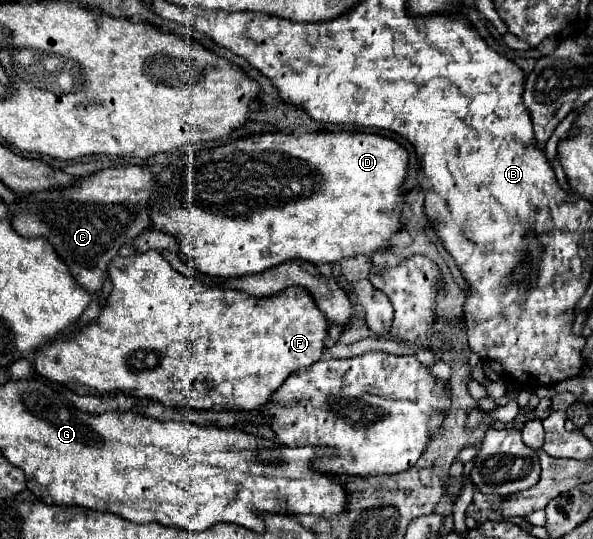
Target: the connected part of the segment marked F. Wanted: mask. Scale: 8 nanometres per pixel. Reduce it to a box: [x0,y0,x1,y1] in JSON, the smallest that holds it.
[34,250,328,412]

